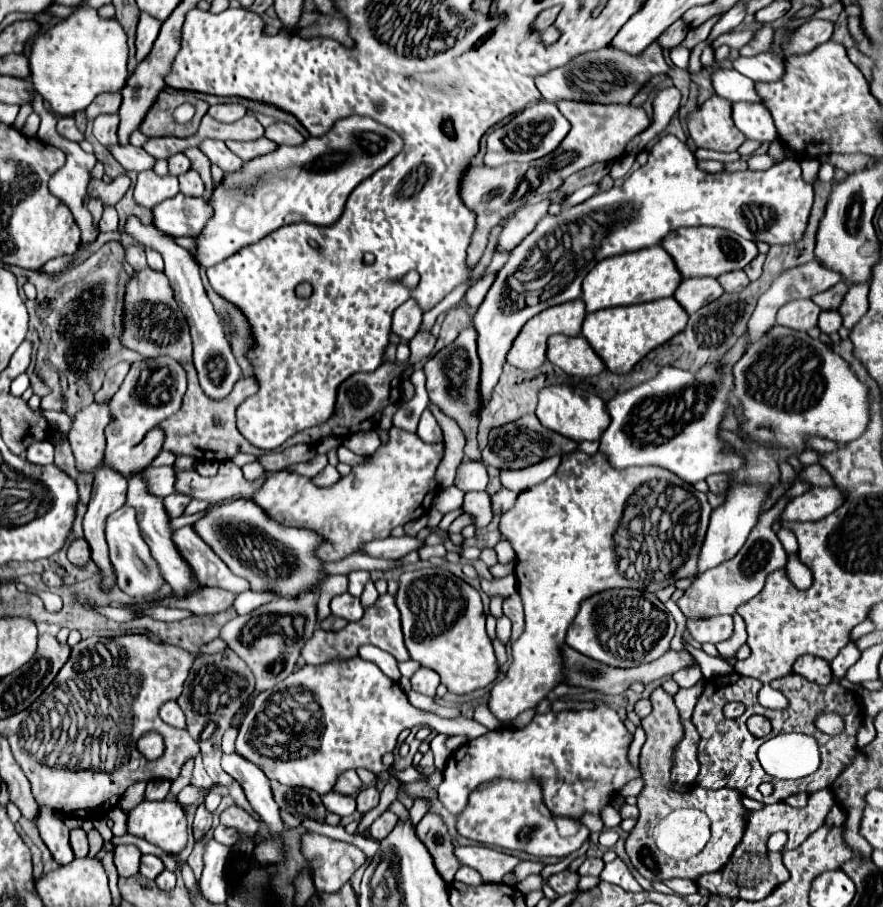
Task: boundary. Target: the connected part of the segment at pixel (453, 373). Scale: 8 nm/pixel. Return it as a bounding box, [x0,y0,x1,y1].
[425,327,481,461]

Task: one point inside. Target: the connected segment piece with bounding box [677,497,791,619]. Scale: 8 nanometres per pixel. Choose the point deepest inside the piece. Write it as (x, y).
(719, 591)

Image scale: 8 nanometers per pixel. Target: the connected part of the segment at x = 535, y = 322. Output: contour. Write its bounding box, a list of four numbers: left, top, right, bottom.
[507,299,585,371]

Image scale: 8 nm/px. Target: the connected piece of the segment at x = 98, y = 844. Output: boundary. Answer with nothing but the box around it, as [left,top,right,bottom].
[87,829,103,857]

